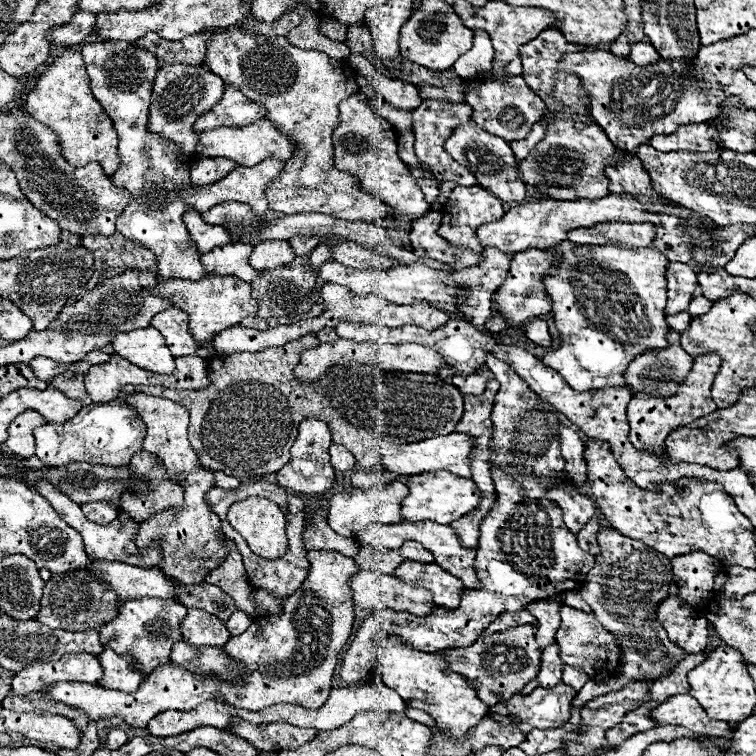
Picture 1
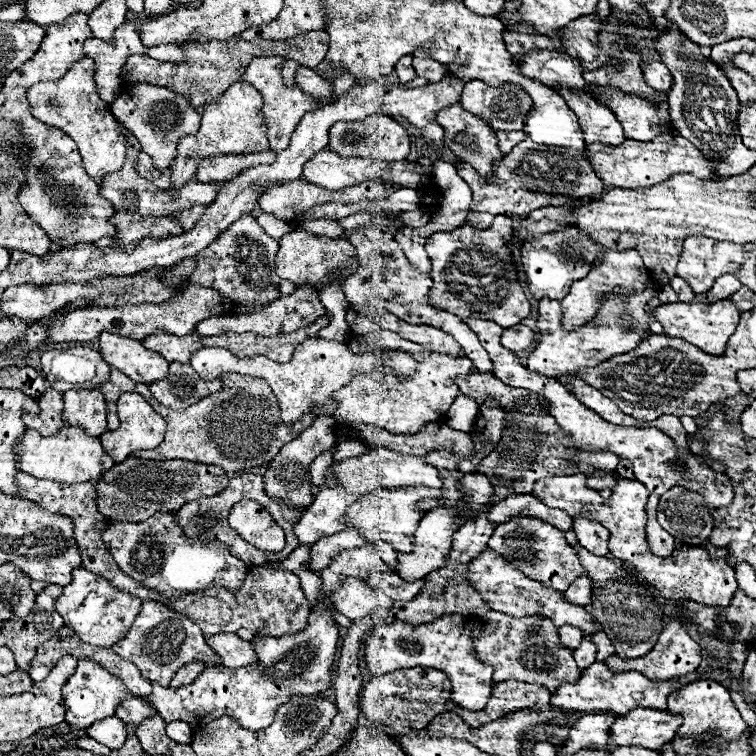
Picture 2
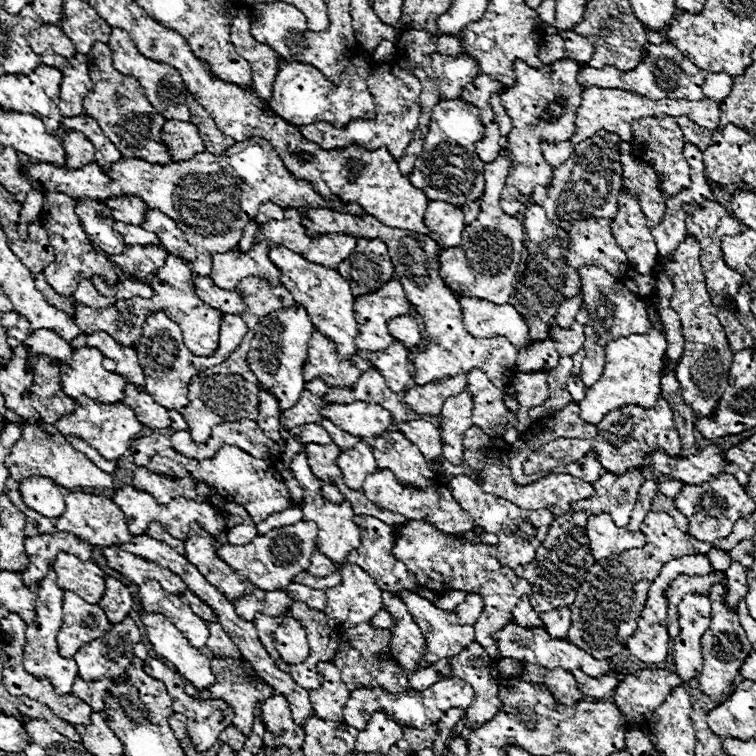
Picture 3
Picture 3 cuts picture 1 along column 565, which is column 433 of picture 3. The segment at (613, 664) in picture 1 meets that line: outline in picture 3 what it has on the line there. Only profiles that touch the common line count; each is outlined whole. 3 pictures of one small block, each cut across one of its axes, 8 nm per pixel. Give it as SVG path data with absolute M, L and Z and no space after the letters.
M402 590L400 598L408 606L408 612L412 614L412 618L416 620L426 638L428 650L424 660L420 662L422 666L454 656L462 648L466 648L468 642L474 640L474 628L458 624L454 612L442 612L426 598L412 594L408 590Z

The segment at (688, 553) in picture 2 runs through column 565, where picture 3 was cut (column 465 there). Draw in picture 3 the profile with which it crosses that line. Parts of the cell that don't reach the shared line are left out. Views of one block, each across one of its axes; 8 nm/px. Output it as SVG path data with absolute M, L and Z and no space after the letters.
M454 476L450 482L450 490L456 502L460 504L460 508L470 512L476 526L498 536L498 558L504 566L516 568L516 566L524 566L534 560L536 550L542 544L538 536L546 536L548 528L554 522L554 514L550 510L524 510L504 498L482 492L480 486L468 476Z

